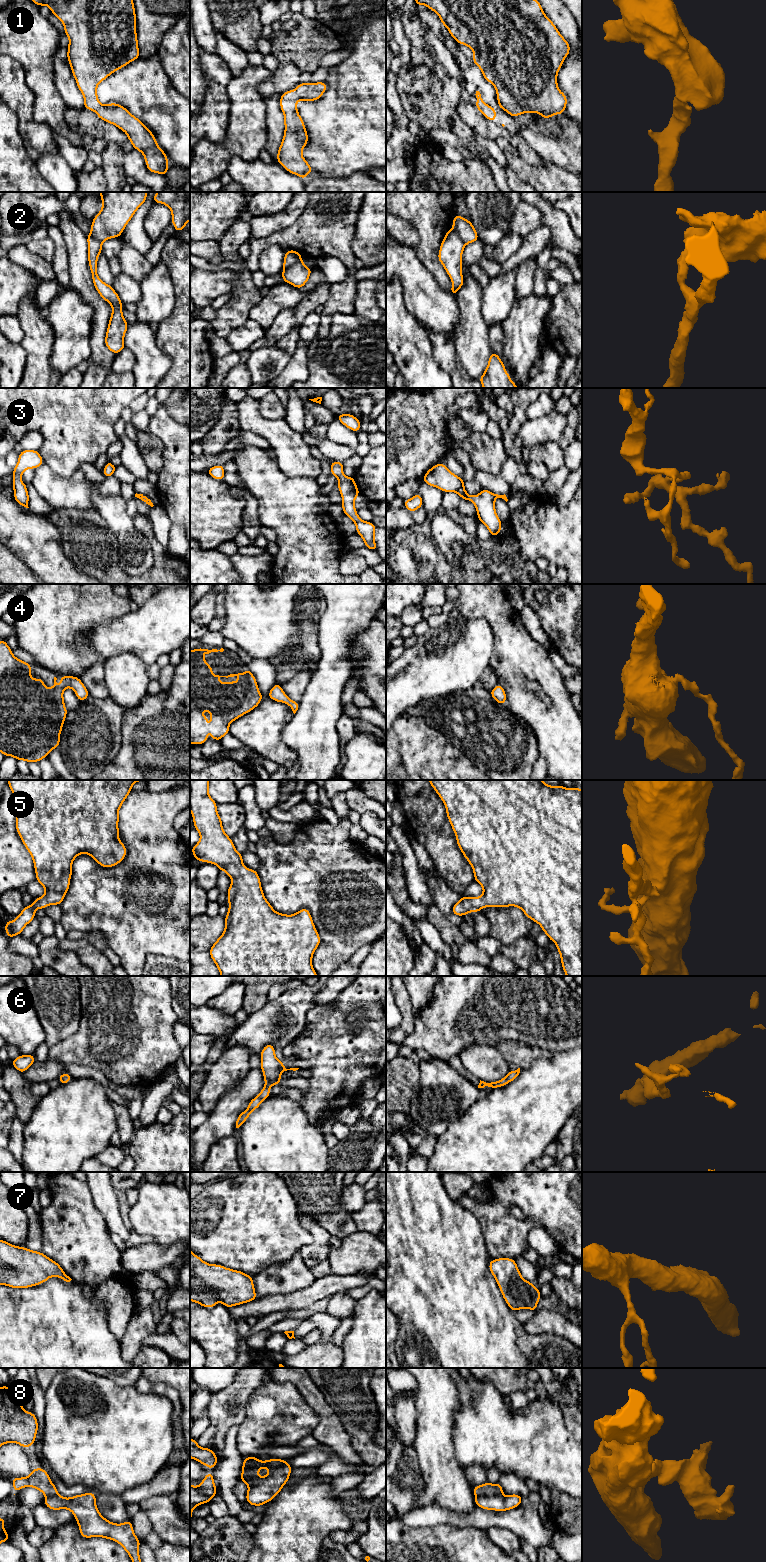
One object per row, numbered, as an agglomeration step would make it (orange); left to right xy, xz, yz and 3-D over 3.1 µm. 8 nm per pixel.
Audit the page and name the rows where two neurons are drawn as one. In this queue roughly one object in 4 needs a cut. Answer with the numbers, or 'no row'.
2, 6, 8

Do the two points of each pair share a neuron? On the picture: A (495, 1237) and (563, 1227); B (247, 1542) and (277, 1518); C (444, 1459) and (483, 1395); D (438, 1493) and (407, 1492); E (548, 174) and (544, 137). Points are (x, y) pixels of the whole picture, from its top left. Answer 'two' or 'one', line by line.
A: one
B: two
C: two
D: two
E: two

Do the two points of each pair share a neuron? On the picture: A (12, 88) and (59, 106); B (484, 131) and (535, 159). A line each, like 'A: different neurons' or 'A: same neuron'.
A: different neurons
B: same neuron

